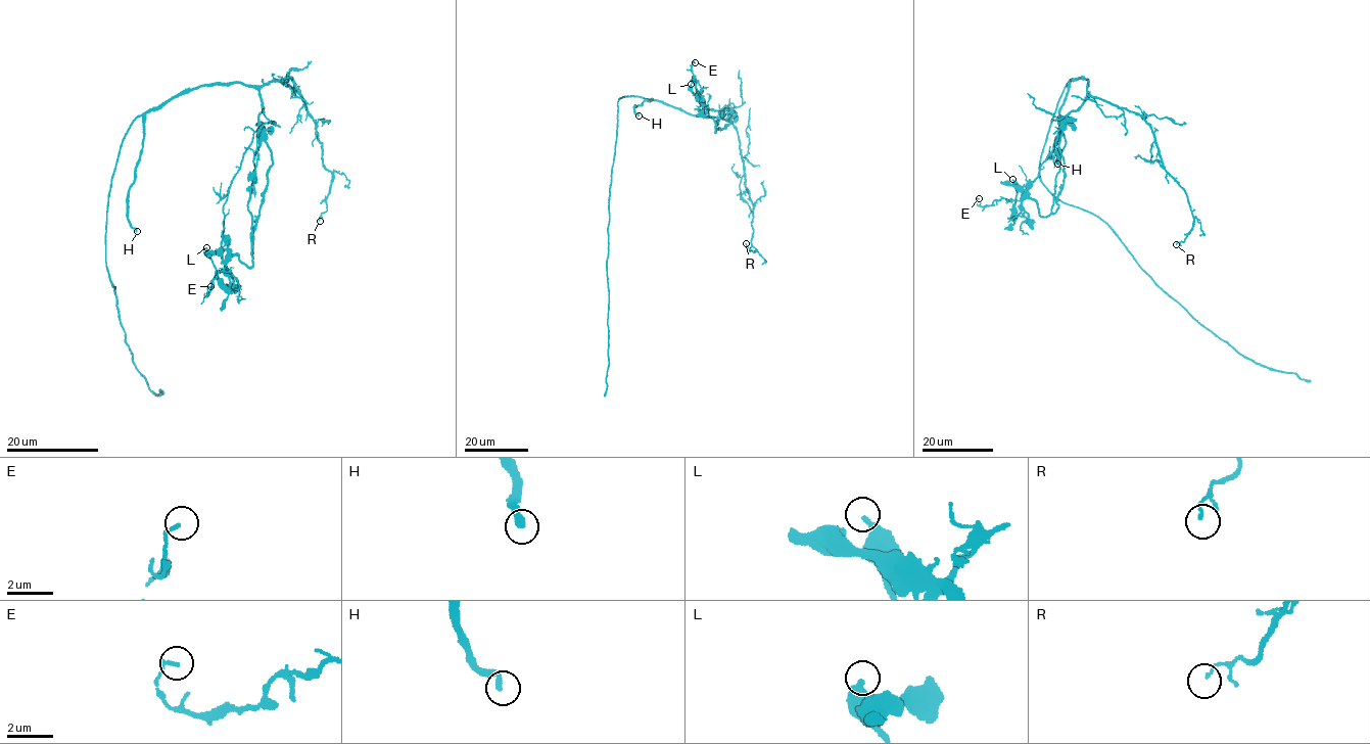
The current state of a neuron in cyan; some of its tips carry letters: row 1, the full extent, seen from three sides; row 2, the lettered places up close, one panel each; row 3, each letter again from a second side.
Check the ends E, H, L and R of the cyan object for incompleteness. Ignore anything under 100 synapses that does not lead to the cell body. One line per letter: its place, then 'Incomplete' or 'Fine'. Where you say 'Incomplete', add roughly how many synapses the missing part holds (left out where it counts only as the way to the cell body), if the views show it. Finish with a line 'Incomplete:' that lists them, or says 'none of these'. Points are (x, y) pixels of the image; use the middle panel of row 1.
E: Place: (695, 62). Fine
H: Place: (639, 115). Fine
L: Place: (691, 84). Fine
R: Place: (746, 243). Fine
Incomplete: none of these

